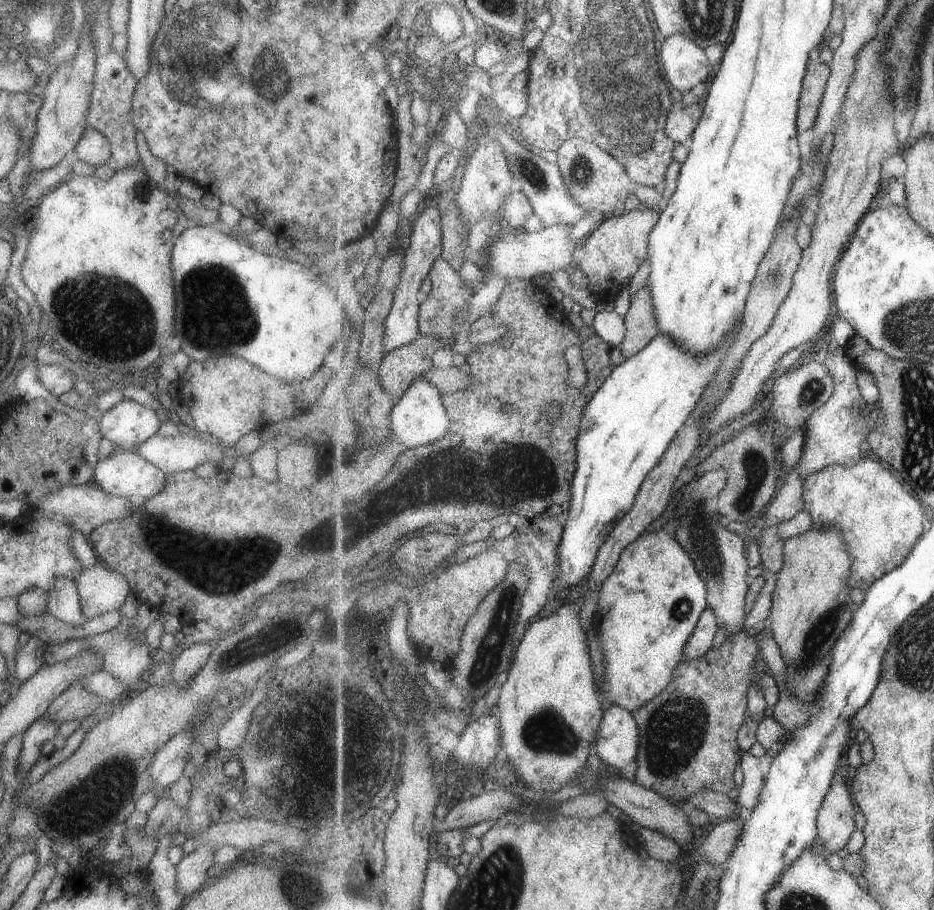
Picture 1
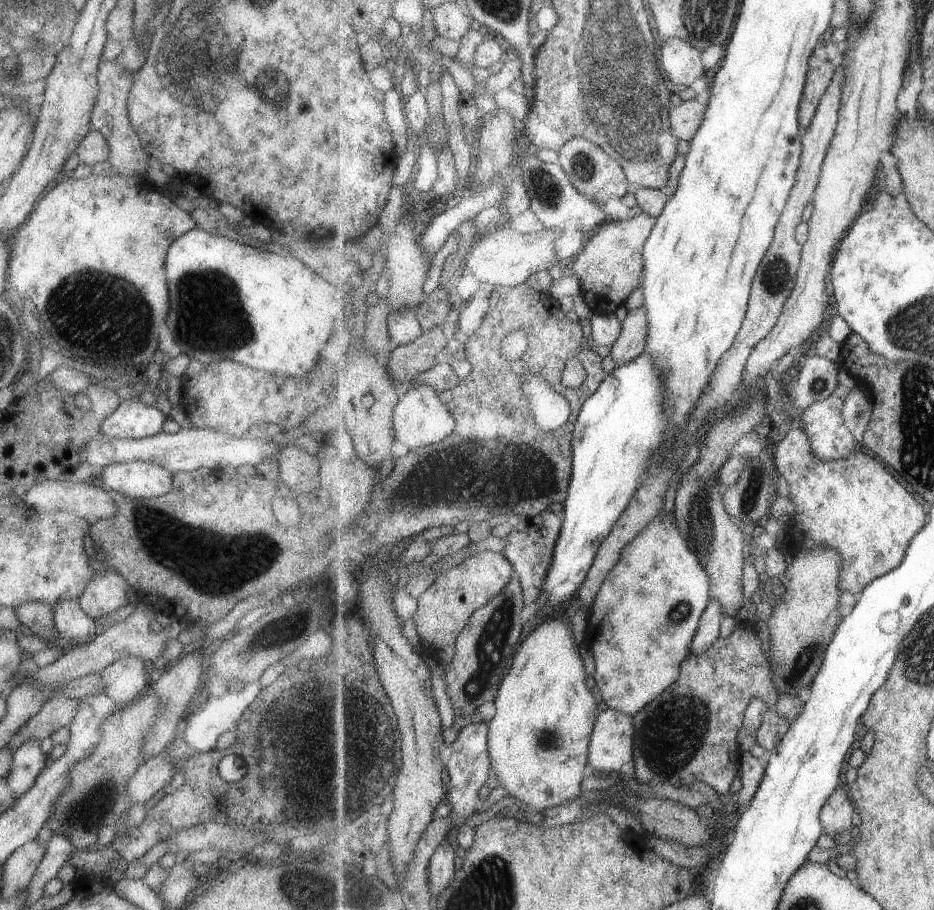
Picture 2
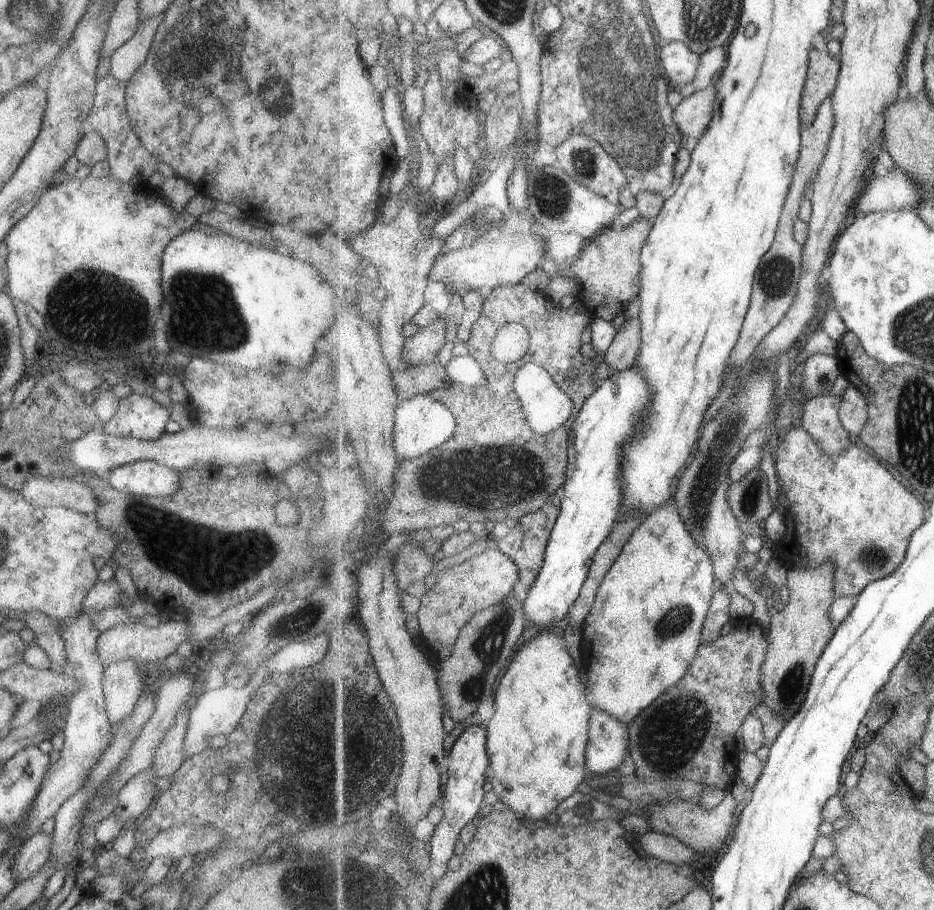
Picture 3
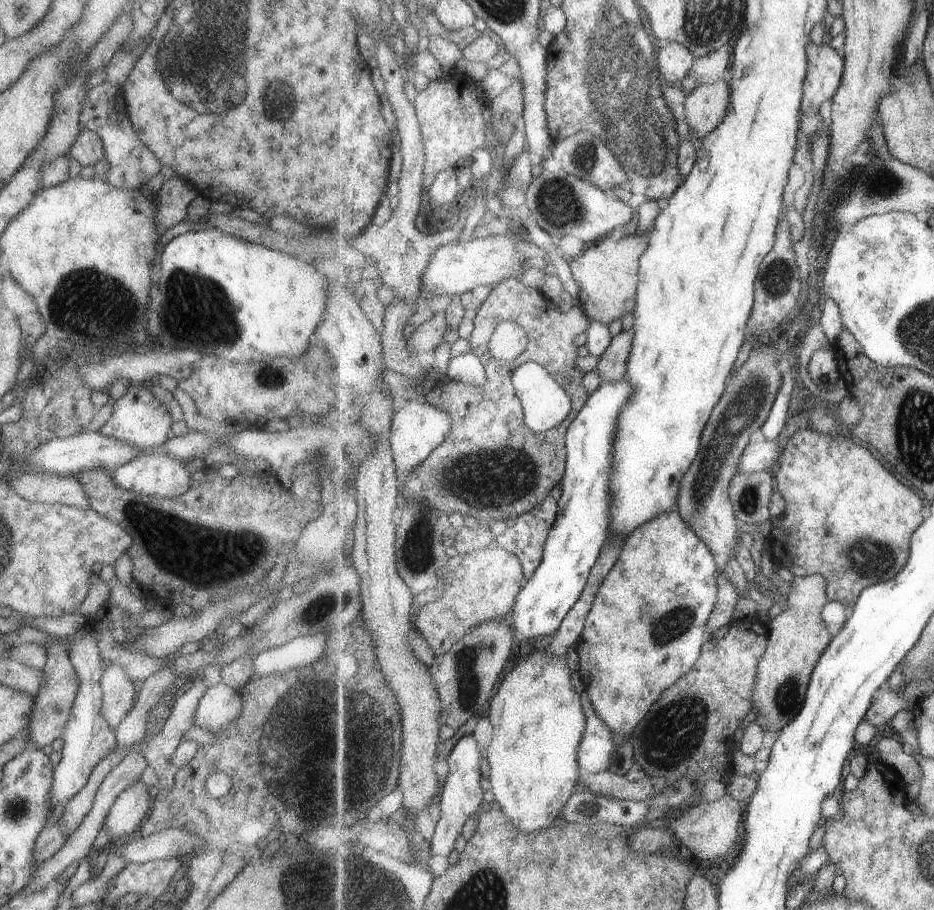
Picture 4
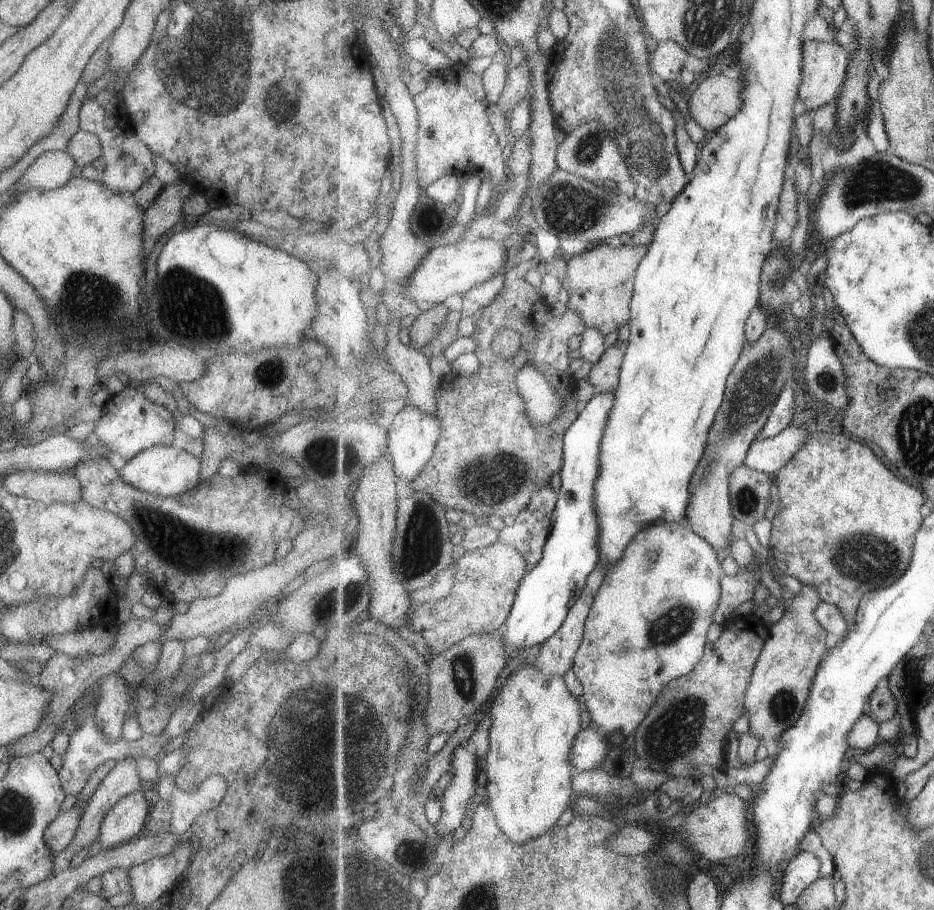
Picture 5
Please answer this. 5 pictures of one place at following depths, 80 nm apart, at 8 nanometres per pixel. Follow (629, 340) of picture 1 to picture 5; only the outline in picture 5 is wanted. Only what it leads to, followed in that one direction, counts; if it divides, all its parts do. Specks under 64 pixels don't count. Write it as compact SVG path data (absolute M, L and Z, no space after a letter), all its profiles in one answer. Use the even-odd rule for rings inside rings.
M628 340L620 343L615 342L605 351L601 360L594 364L587 376L587 382L595 388L595 393L605 391L615 393L619 388L622 364L627 349Z

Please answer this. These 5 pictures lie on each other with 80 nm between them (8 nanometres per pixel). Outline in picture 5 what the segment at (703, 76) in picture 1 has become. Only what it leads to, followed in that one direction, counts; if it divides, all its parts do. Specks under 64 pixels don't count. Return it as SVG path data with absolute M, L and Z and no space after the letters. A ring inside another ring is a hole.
M675 41L659 42L659 45L650 56L653 74L659 76L667 85L678 86L681 68L689 56L686 48Z

